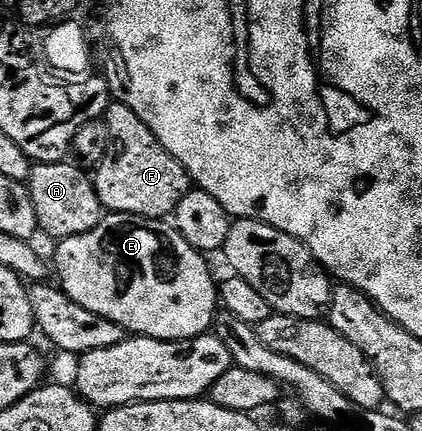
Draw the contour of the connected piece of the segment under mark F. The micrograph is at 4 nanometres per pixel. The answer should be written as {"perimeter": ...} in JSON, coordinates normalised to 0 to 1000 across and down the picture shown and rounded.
{"perimeter":[[[265,234],[249,276],[261,332],[254,360],[220,404],[225,443],[246,490],[379,510],[412,499],[419,473],[448,439],[443,392],[377,332],[299,237]]]}

